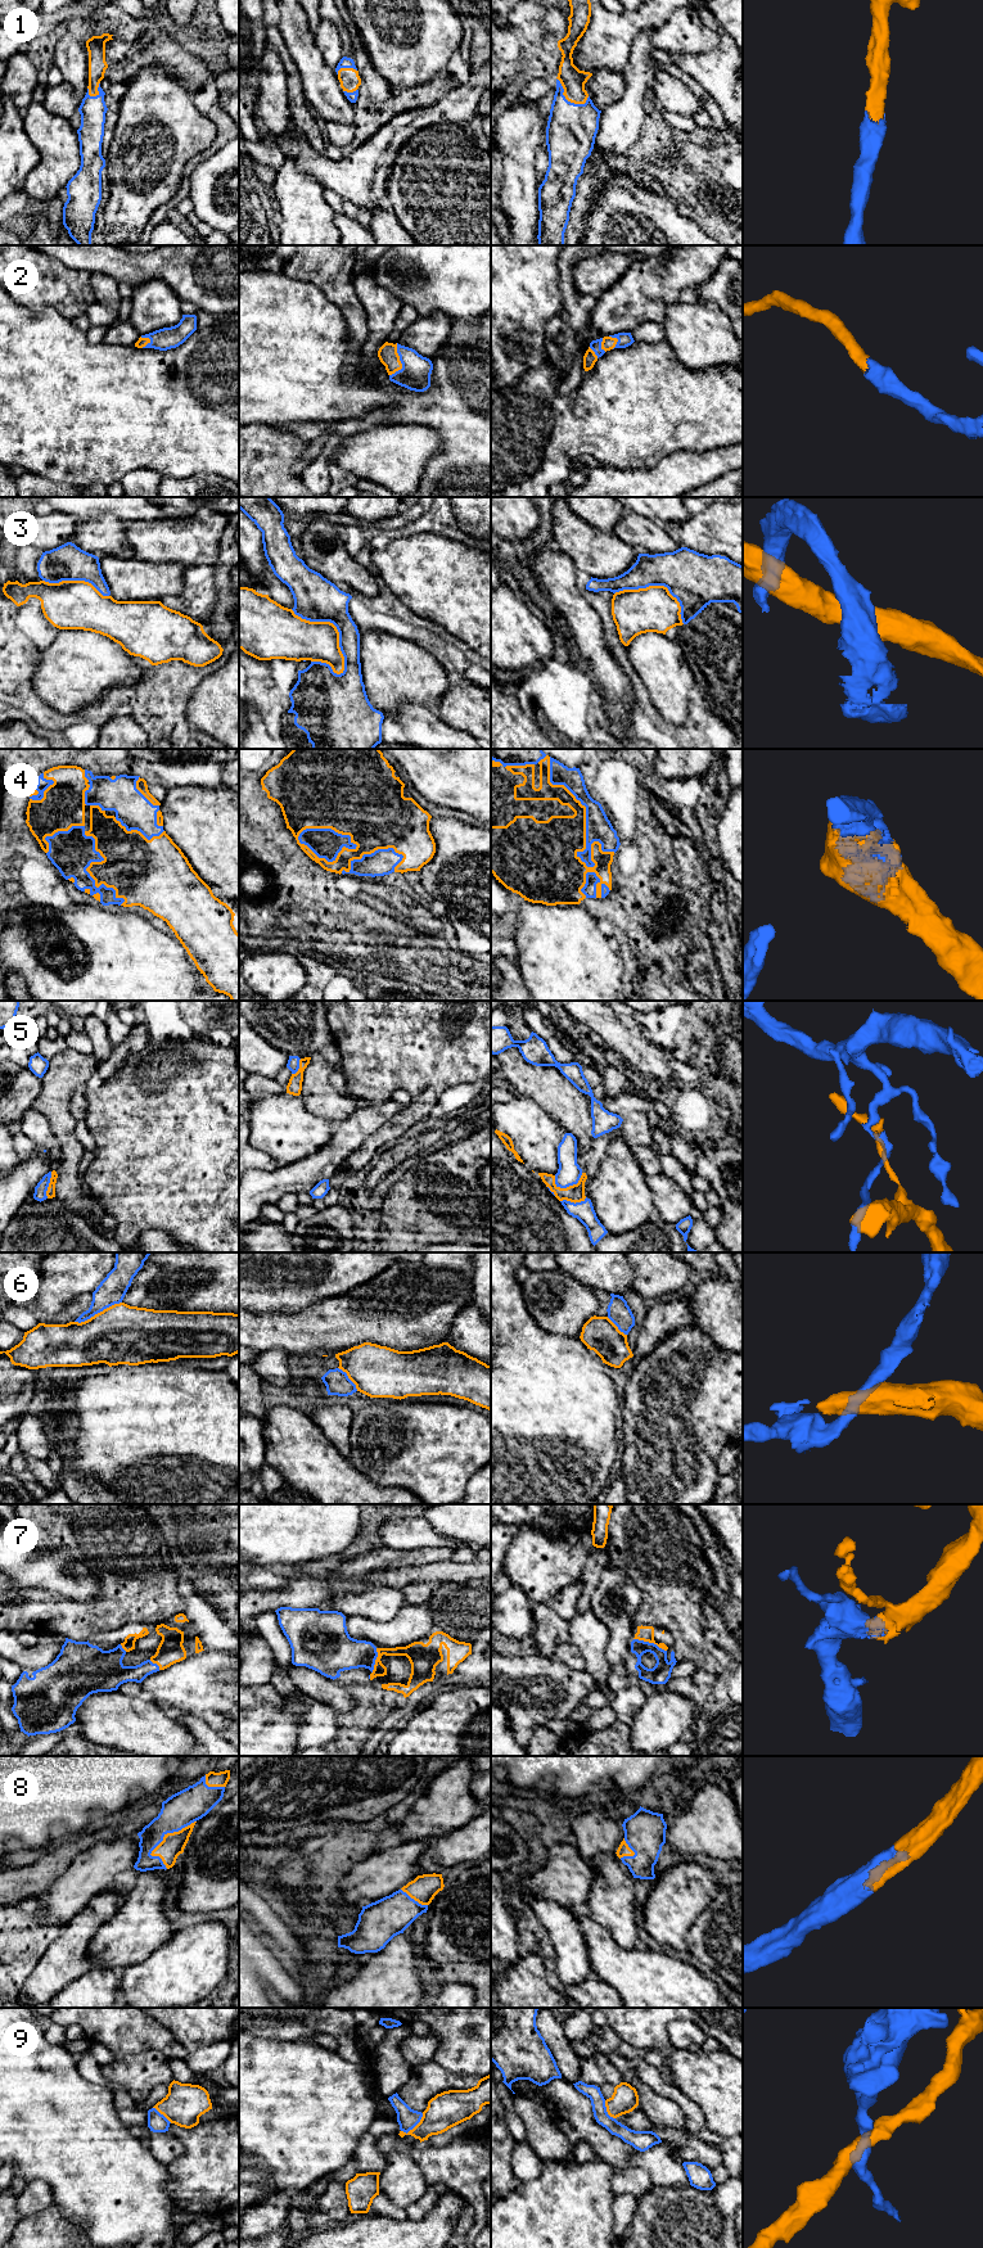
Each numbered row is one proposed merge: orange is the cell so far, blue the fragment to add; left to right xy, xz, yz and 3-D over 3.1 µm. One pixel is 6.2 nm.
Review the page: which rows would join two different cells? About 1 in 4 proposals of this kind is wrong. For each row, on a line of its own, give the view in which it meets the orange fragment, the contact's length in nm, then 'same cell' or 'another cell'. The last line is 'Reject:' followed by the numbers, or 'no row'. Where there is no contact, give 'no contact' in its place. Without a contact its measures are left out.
1: meets orange in yz; contact 240 nm long; same cell
2: meets orange in xz; contact 220 nm long; same cell
3: meets orange in xz; contact 500 nm long; another cell
4: meets orange in yz; contact 750 nm long; same cell
5: meets orange in yz; contact 200 nm long; another cell
6: meets orange in xy; contact 320 nm long; another cell
7: meets orange in yz; contact 220 nm long; same cell
8: meets orange in xy; contact 360 nm long; same cell
9: meets orange in xz; contact 180 nm long; another cell
Reject: 3, 5, 6, 9

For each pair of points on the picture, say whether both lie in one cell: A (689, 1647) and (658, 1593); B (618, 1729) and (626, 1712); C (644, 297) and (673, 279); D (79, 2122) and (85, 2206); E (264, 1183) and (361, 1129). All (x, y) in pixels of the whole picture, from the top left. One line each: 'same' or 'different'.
A: same
B: different
C: same
D: same
E: same

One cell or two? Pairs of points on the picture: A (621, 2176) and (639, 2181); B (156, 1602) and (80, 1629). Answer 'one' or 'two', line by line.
A: one
B: one

